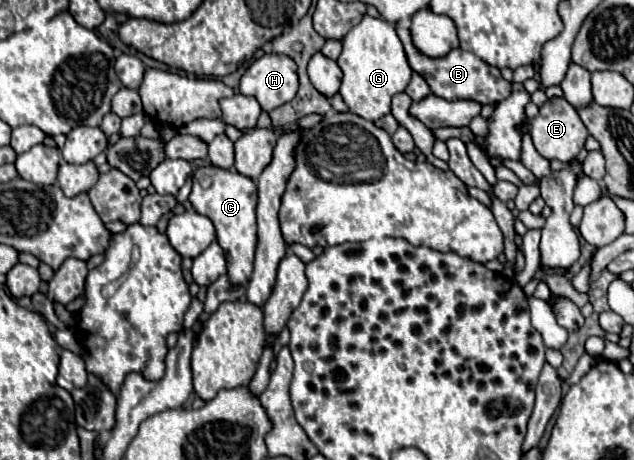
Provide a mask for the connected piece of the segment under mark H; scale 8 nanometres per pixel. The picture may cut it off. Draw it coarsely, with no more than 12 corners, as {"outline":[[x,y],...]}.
{"outline":[[282,53],[256,59],[240,93],[272,111],[298,91],[298,67]]}

